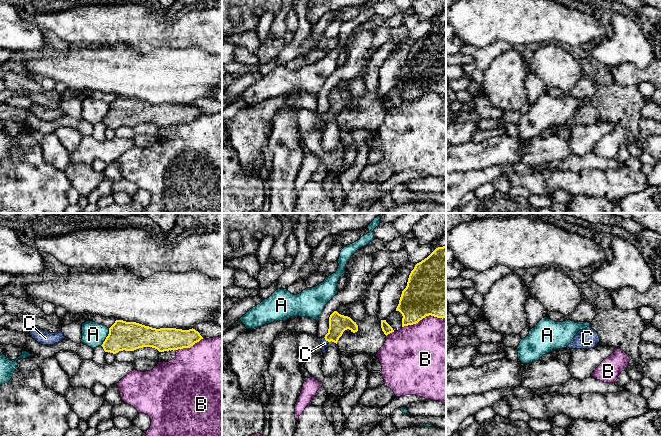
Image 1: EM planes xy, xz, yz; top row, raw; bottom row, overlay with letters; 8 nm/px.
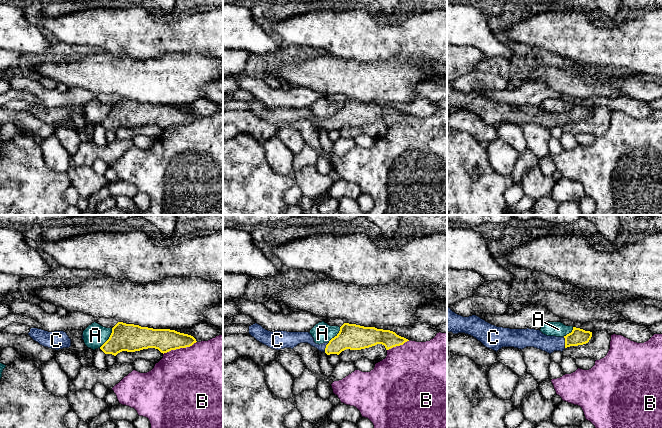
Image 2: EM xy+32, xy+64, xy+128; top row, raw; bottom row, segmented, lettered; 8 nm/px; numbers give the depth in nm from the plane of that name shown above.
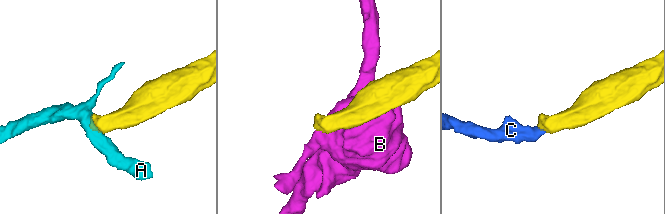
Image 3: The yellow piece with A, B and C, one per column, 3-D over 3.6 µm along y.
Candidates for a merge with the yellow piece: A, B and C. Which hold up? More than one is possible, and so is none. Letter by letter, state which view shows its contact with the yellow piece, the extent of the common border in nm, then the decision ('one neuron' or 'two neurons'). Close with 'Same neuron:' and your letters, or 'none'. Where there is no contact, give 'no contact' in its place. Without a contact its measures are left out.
A: contact in xy; length 160 nm; two neurons
B: contact in xz; length 360 nm; two neurons
C: contact in xz; length 60 nm; one neuron
Same neuron: C

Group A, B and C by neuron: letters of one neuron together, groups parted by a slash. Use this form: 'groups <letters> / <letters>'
groups A / B / C

